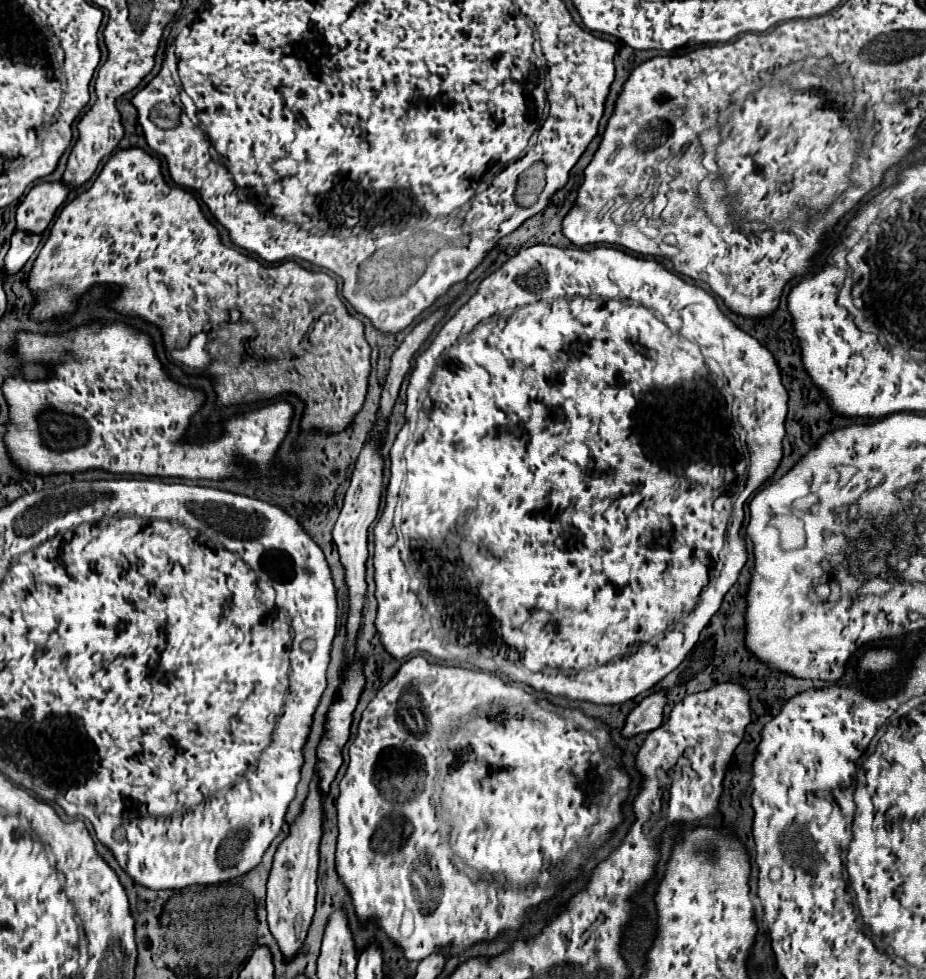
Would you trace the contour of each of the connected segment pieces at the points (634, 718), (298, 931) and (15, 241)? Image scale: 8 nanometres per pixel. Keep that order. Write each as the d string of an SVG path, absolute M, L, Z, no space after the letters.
M653 694L649 698L645 698L643 702L639 702L637 708L633 708L631 714L627 716L627 722L621 730L621 736L633 738L641 732L655 730L663 720L663 706L665 706L663 694Z
M319 774L309 784L309 794L301 806L301 812L289 826L289 834L279 844L267 882L267 914L269 930L277 940L283 956L289 960L295 956L307 936L311 918L315 914L317 894L317 868L319 868L319 844L323 836L323 792L319 792Z
M15 230L11 236L11 248L5 256L5 270L9 274L21 270L23 264L29 260L29 256L39 246L39 242L41 242L41 236L31 236L31 232Z

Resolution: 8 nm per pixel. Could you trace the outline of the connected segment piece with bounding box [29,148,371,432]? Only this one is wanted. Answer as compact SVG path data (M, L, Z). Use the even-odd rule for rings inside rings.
M139 148L121 150L115 156L111 156L107 160L107 164L103 166L103 170L99 172L97 180L93 182L93 186L89 190L85 190L83 194L79 194L73 202L65 204L65 208L59 212L59 216L55 220L55 226L51 228L51 234L49 234L45 246L41 248L41 252L39 252L39 256L37 256L35 264L33 264L31 276L29 276L29 288L35 290L37 298L39 298L39 304L31 310L31 316L37 318L37 320L45 320L45 318L53 318L53 316L67 316L75 308L75 300L85 290L89 290L93 284L101 284L101 286L117 284L121 288L121 294L111 302L111 308L115 308L121 314L133 314L137 318L143 318L143 320L149 320L153 324L157 324L161 328L166 351L170 353L174 348L180 348L174 349L171 353L171 357L176 363L189 367L192 371L203 373L206 377L210 377L209 372L212 372L217 378L214 390L217 394L217 400L219 400L219 406L252 403L265 399L270 400L276 397L277 394L291 392L305 402L305 416L301 420L301 428L321 428L321 430L327 430L327 432L343 430L353 420L355 412L363 406L365 392L367 392L367 376L369 376L369 370L371 370L371 364L369 364L369 352L371 350L369 350L369 346L367 346L367 342L363 338L363 324L359 320L355 320L353 316L349 316L347 306L345 306L345 302L341 300L341 296L337 292L335 280L329 278L323 272L303 270L295 262L285 262L285 264L279 264L279 266L265 266L265 264L261 264L261 262L257 262L257 260L237 252L235 248L225 248L221 244L221 240L219 240L217 230L203 216L195 196L191 192L179 188L179 186L167 184L163 180L163 174L161 174L161 162L157 158L145 154Z

